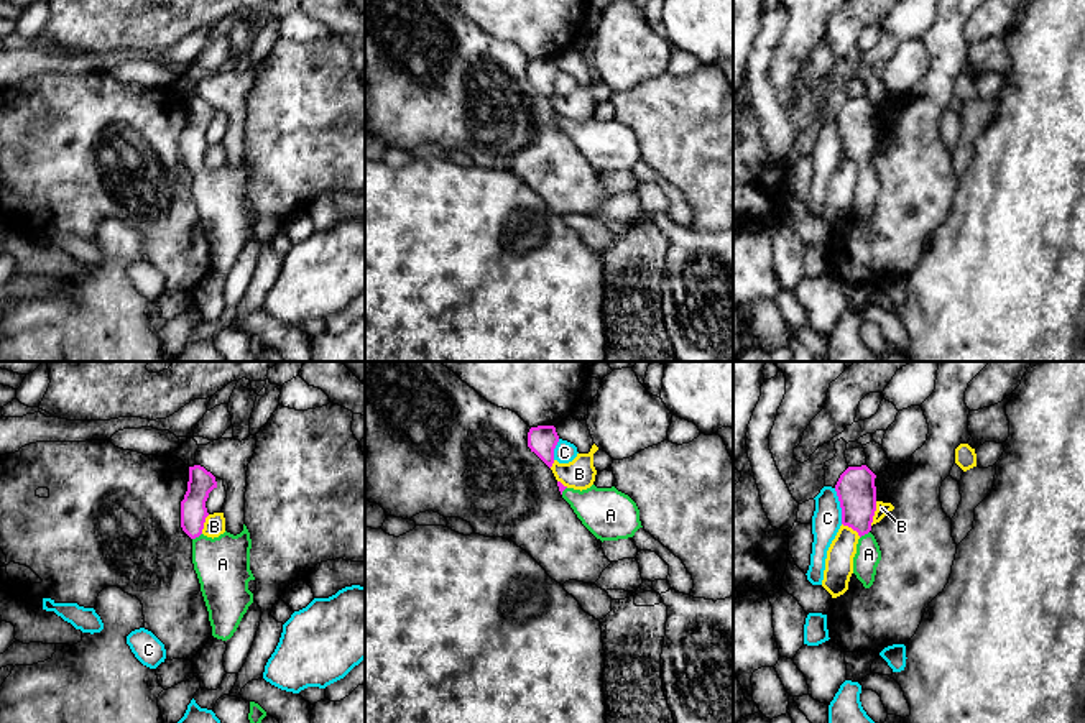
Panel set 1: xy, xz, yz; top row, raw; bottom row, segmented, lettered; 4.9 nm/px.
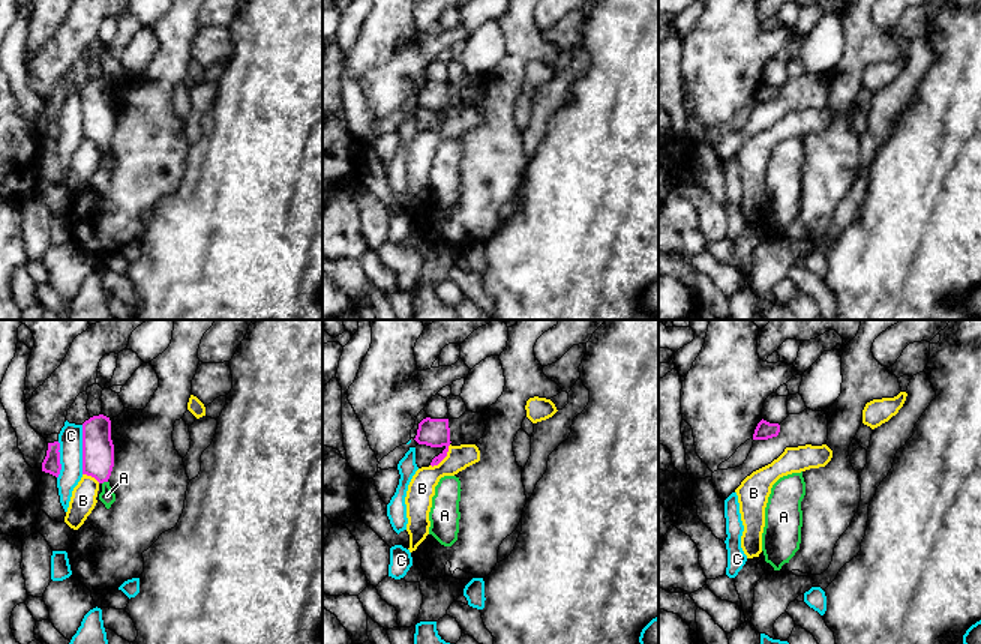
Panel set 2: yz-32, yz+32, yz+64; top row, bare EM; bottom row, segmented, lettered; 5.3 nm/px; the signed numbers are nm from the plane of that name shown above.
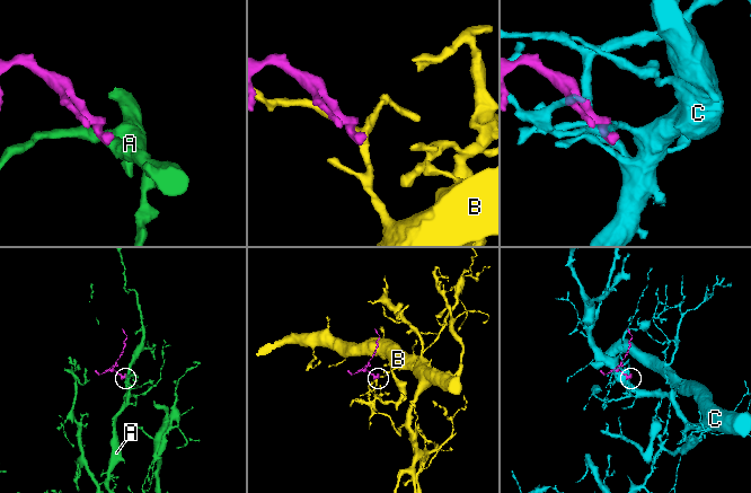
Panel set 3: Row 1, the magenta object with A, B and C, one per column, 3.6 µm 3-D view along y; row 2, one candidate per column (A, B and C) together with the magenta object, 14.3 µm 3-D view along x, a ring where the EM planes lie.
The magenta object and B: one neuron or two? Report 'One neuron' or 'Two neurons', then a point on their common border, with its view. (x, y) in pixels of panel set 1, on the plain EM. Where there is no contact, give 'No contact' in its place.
Two neurons. Touches magenta at yz (873, 145)

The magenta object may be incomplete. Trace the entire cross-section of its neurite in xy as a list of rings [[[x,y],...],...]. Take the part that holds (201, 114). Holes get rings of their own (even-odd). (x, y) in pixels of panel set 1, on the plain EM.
[[[201,97],[189,99],[189,113],[181,133],[181,159],[192,171],[192,196],[209,243],[212,268],[227,273],[237,263],[243,246],[253,235],[248,214],[252,171],[247,158],[237,168],[219,169],[202,166],[209,148],[205,133],[217,120],[215,108]]]

